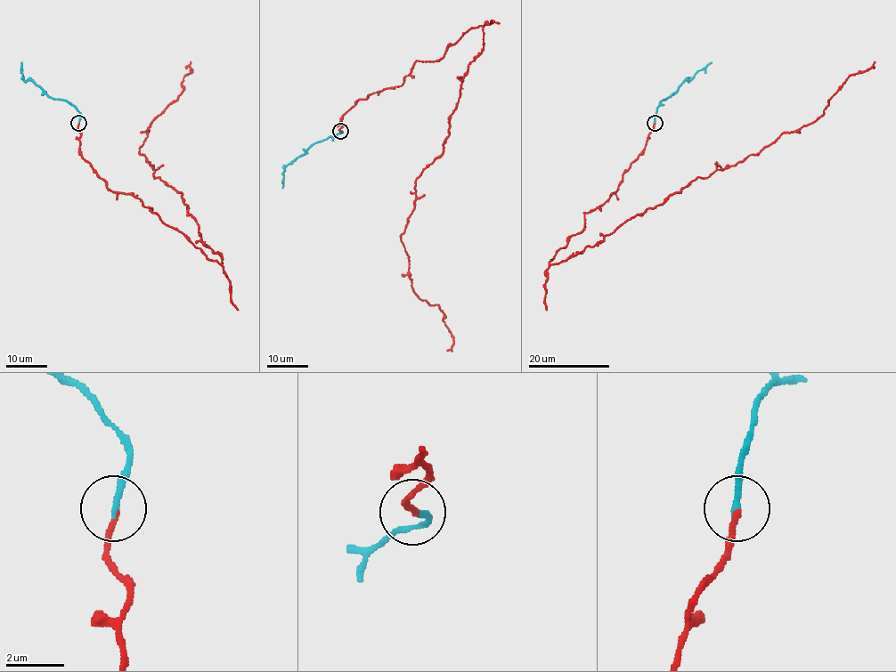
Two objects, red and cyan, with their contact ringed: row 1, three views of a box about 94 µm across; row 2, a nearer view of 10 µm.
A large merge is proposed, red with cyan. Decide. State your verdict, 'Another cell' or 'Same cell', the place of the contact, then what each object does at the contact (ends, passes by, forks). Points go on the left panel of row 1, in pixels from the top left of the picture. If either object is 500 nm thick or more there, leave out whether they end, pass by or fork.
Same cell. Place: (78, 123). At the ring red ends. At the ring cyan ends

